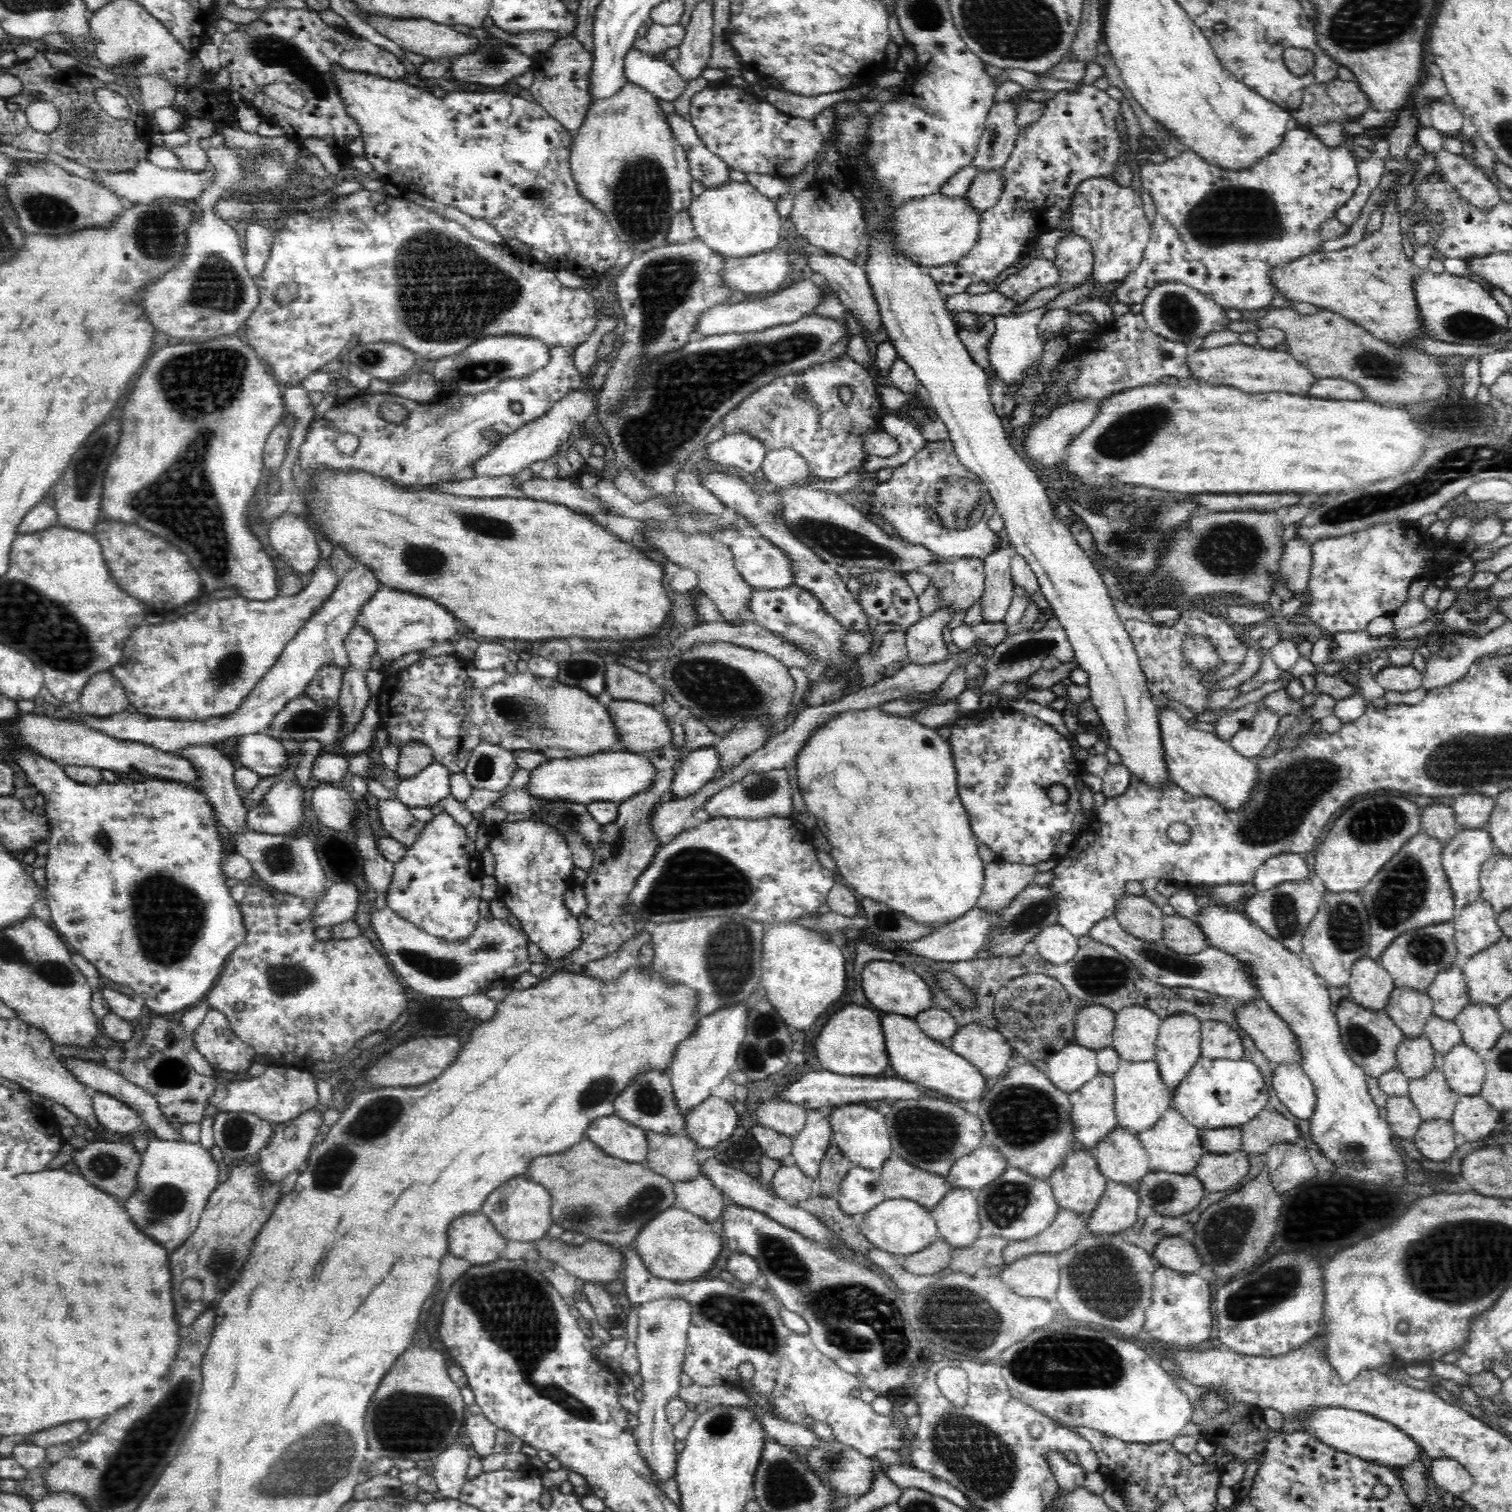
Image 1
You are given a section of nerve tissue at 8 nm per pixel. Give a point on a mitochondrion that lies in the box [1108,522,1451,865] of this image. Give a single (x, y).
(1292, 790)

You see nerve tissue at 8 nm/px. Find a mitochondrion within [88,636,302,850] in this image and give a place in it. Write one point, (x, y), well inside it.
(227, 670)

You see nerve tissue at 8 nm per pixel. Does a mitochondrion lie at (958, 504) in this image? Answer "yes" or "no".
yes

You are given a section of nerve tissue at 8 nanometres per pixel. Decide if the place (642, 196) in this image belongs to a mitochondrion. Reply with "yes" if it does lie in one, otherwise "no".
yes

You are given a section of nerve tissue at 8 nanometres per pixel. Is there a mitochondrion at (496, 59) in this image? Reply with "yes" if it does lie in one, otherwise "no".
yes

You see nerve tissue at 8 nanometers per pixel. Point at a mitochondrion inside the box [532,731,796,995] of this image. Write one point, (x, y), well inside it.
(692, 878)

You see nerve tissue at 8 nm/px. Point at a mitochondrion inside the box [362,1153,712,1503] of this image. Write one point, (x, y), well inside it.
(515, 1307)

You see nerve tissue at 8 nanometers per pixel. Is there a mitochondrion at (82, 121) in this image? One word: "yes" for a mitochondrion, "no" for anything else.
yes

